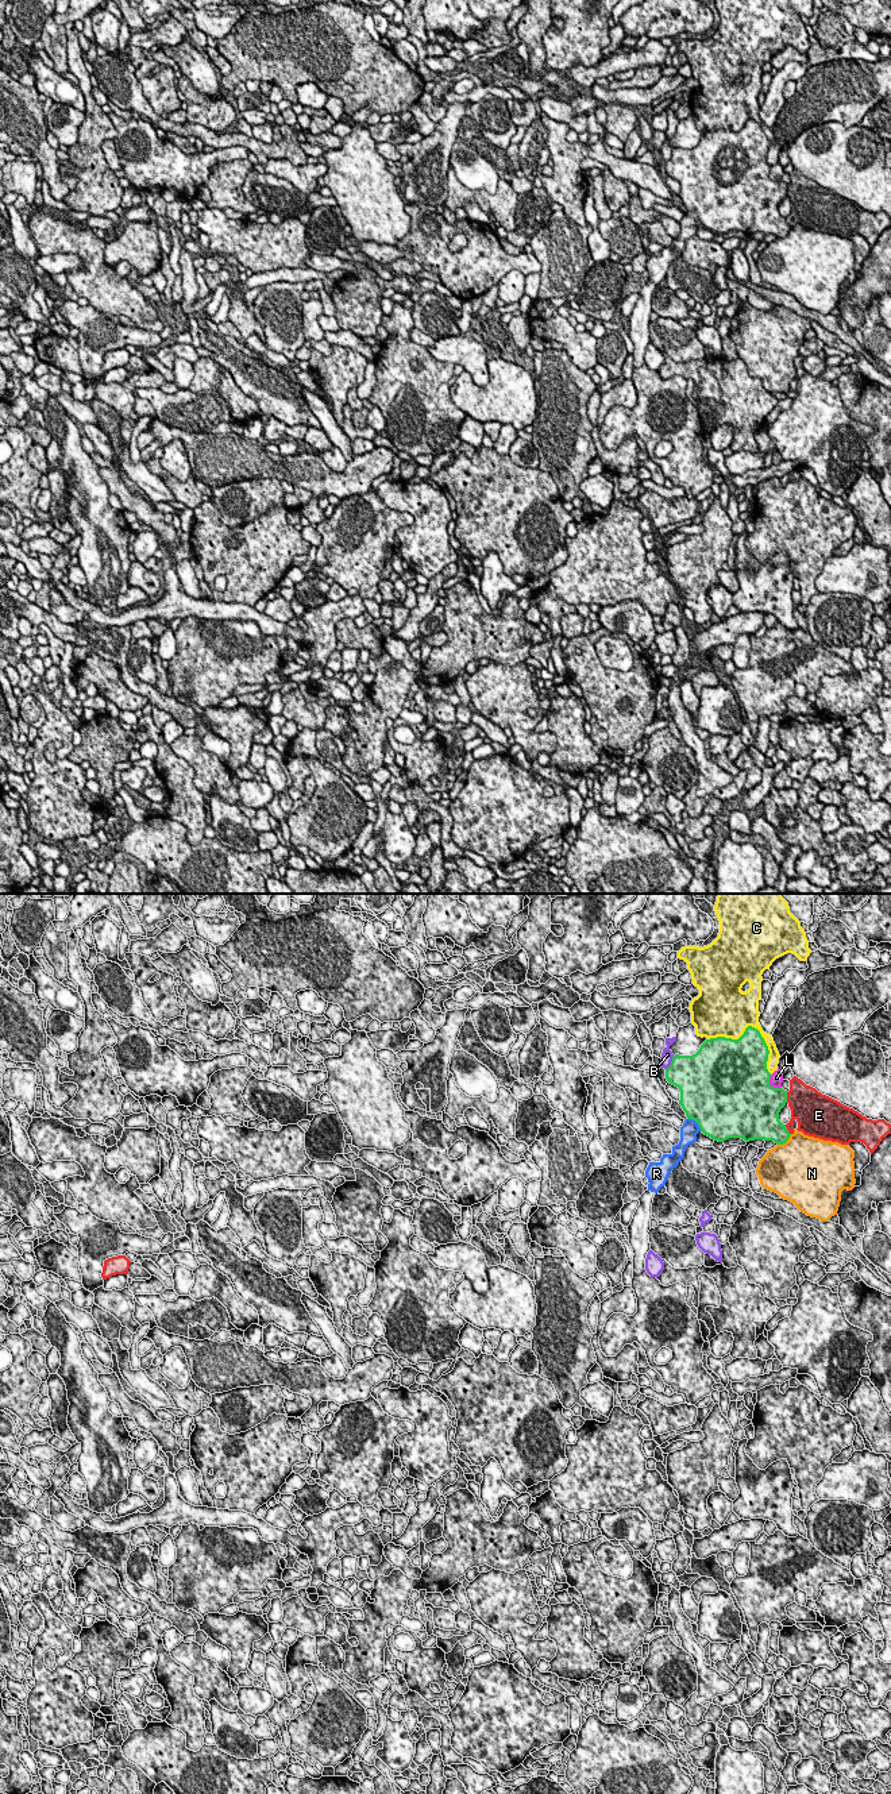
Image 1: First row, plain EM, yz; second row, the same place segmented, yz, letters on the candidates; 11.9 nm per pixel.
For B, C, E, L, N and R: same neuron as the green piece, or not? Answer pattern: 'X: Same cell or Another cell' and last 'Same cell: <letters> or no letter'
B: Another cell
C: Another cell
E: Another cell
L: Another cell
N: Another cell
R: Same cell
Same cell: R

